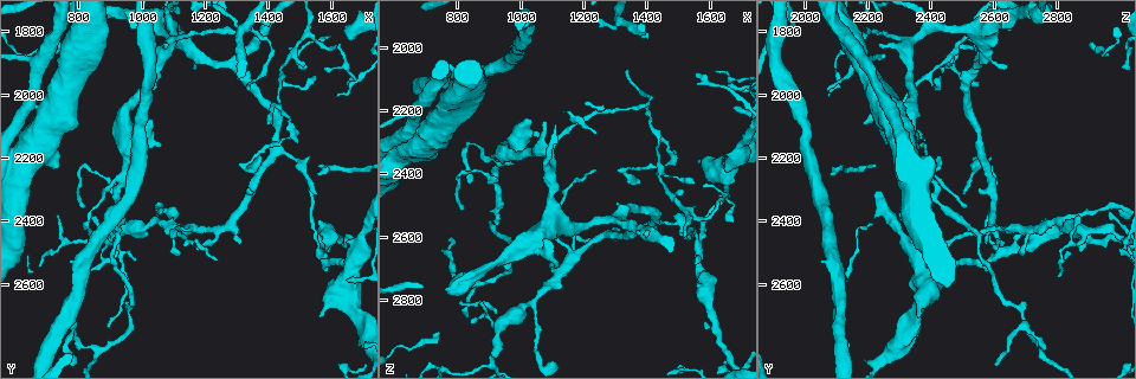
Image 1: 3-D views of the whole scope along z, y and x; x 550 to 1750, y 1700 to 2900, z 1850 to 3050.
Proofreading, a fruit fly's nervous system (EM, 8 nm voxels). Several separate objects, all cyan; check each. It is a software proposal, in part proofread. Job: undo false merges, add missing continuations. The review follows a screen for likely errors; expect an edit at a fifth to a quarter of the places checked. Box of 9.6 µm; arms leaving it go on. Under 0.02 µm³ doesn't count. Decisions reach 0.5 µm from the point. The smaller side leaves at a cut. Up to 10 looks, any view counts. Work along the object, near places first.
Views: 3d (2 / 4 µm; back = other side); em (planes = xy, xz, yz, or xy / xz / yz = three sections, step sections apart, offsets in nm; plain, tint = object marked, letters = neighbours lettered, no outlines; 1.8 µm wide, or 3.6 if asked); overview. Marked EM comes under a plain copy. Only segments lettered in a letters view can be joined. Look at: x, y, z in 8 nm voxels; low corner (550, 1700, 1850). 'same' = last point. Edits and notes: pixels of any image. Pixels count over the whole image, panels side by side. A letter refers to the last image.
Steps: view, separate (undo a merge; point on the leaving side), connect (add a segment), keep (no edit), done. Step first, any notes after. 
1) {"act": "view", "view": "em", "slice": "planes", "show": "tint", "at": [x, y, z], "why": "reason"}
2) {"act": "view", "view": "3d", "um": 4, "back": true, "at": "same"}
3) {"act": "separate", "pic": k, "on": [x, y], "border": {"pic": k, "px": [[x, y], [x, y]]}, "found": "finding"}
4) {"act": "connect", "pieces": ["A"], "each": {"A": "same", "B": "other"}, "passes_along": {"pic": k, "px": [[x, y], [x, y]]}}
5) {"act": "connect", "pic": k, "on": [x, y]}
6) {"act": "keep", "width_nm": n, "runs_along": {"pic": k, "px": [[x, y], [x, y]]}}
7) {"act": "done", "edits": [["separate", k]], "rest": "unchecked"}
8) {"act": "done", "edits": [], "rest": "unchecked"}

{"act": "view", "view": "3d", "um": 4, "at": [1540, 1950, 2420], "why": "thin end"}

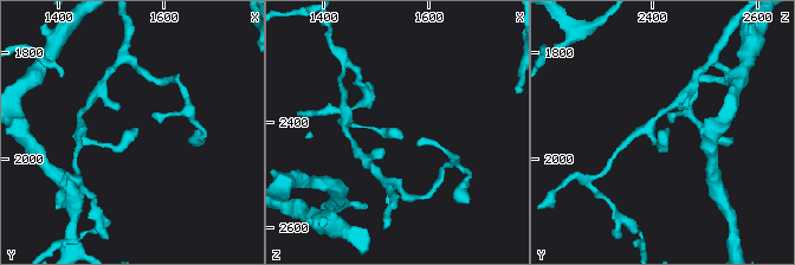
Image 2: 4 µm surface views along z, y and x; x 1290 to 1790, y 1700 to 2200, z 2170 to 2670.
{"act": "view", "view": "em", "slice": "xy", "step": 16, "show": "letters", "at": [1555, 1945, 2420], "why": "now the EM"}

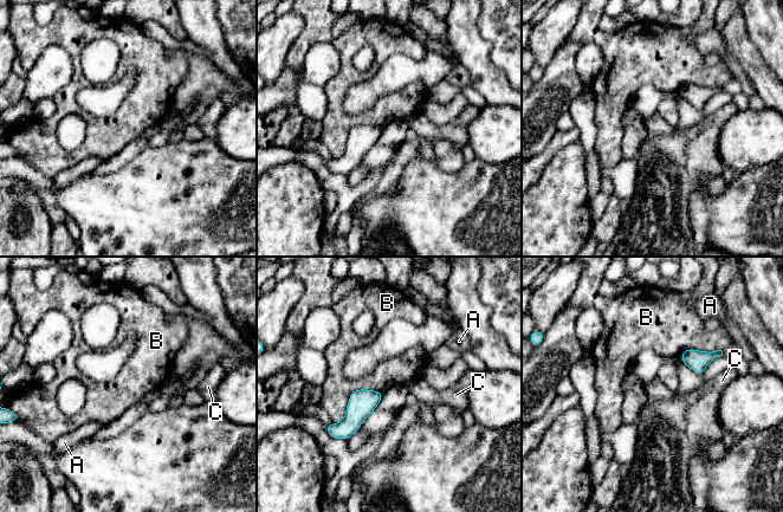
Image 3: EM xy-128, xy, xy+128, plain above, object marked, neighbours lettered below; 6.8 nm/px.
{"act": "keep", "width_nm": 140, "each": {"A": "other", "B": "other", "C": "other"}, "border": {"pic": 3, "px": [[383, 394], [355, 389], [332, 423]]}, "found": "none of them fits"}

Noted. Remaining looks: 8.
{"act": "view", "view": "3d", "um": 4, "back": true, "at": [1170, 2420, 2670], "why": "three-way junction"}

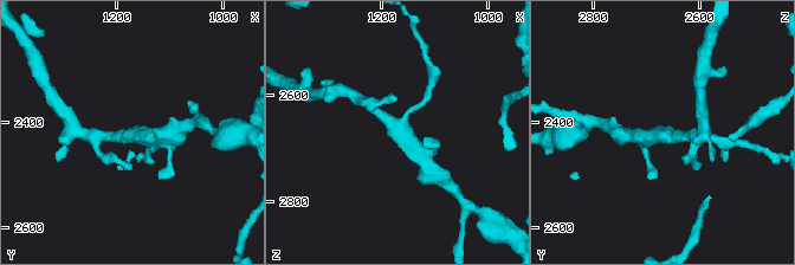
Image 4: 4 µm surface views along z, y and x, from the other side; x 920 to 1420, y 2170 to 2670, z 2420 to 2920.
{"act": "view", "view": "em", "slice": "planes", "show": "tint", "at": [1170, 2425, 2665], "why": "shape alone is not enough"}

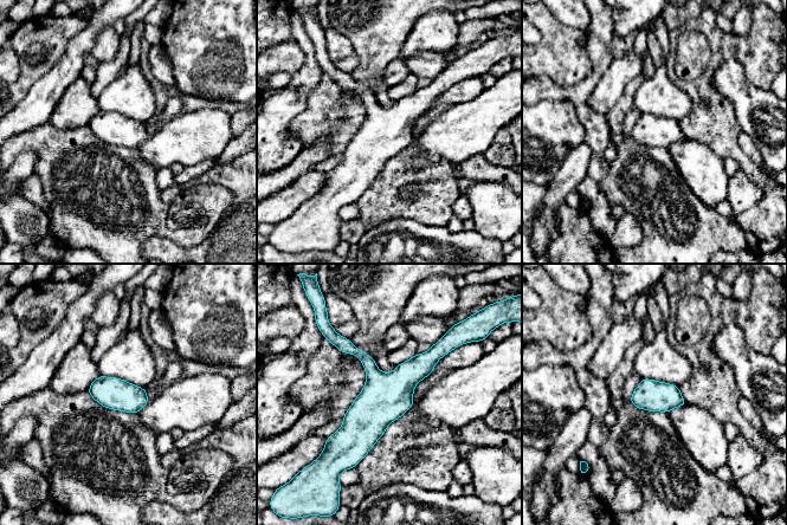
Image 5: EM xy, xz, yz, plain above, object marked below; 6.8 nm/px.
{"act": "view", "view": "em", "slice": "planes", "show": "letters", "at": "same"}

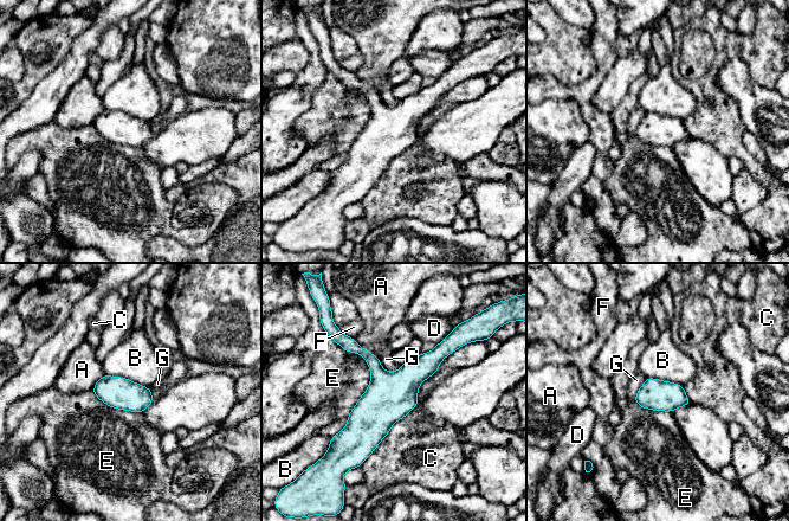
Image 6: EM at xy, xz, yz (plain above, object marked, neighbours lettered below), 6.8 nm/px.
{"act": "keep", "each": {"A": "other", "B": "other", "C": "other", "D": "other", "E": "other", "F": "other", "G": "other"}, "found": "continuous, no second cell"}

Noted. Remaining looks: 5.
{"act": "view", "view": "3d", "um": 4, "at": [1660, 2600, 2410], "why": "thick turns thin"}

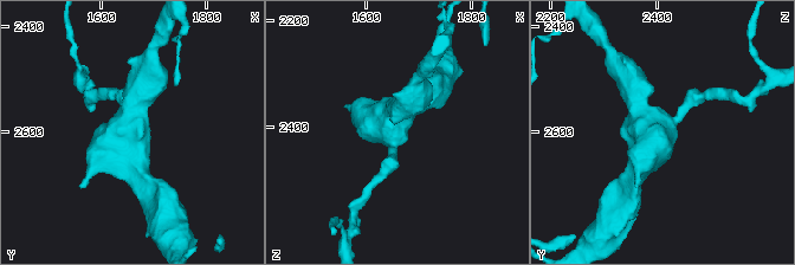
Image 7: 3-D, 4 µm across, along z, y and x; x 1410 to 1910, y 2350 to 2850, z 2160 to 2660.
{"act": "view", "view": "em", "um": 3.6, "slice": "planes", "show": "tint", "at": [1655, 2585, 2410]}

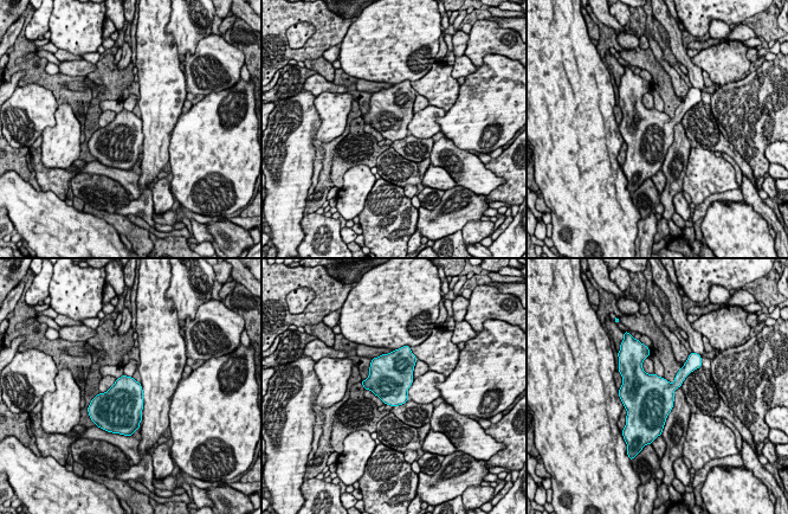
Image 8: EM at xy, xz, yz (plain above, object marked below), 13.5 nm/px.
{"act": "view", "view": "em", "um": 3.6, "slice": "planes", "show": "letters", "at": "same", "why": "see the neighbours"}

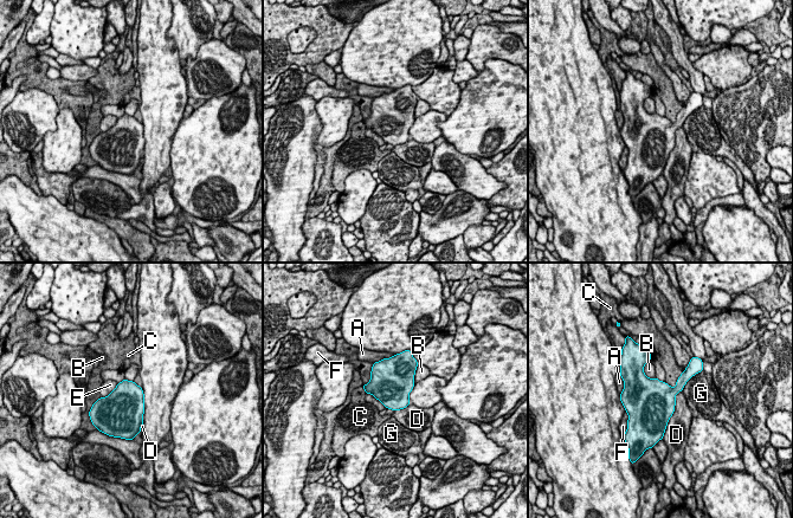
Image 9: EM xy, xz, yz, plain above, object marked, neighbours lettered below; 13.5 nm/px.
{"act": "keep", "width_nm": 500, "each": {"A": "other", "B": "other", "C": "other", "D": "other", "E": "other", "F": "other", "G": "other"}, "border": {"pic": 9, "px": [[683, 371], [672, 387], [665, 382]]}, "found": "continuous, no second cell"}

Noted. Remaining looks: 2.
{"act": "done", "edits": [], "rest": "unchecked"}

